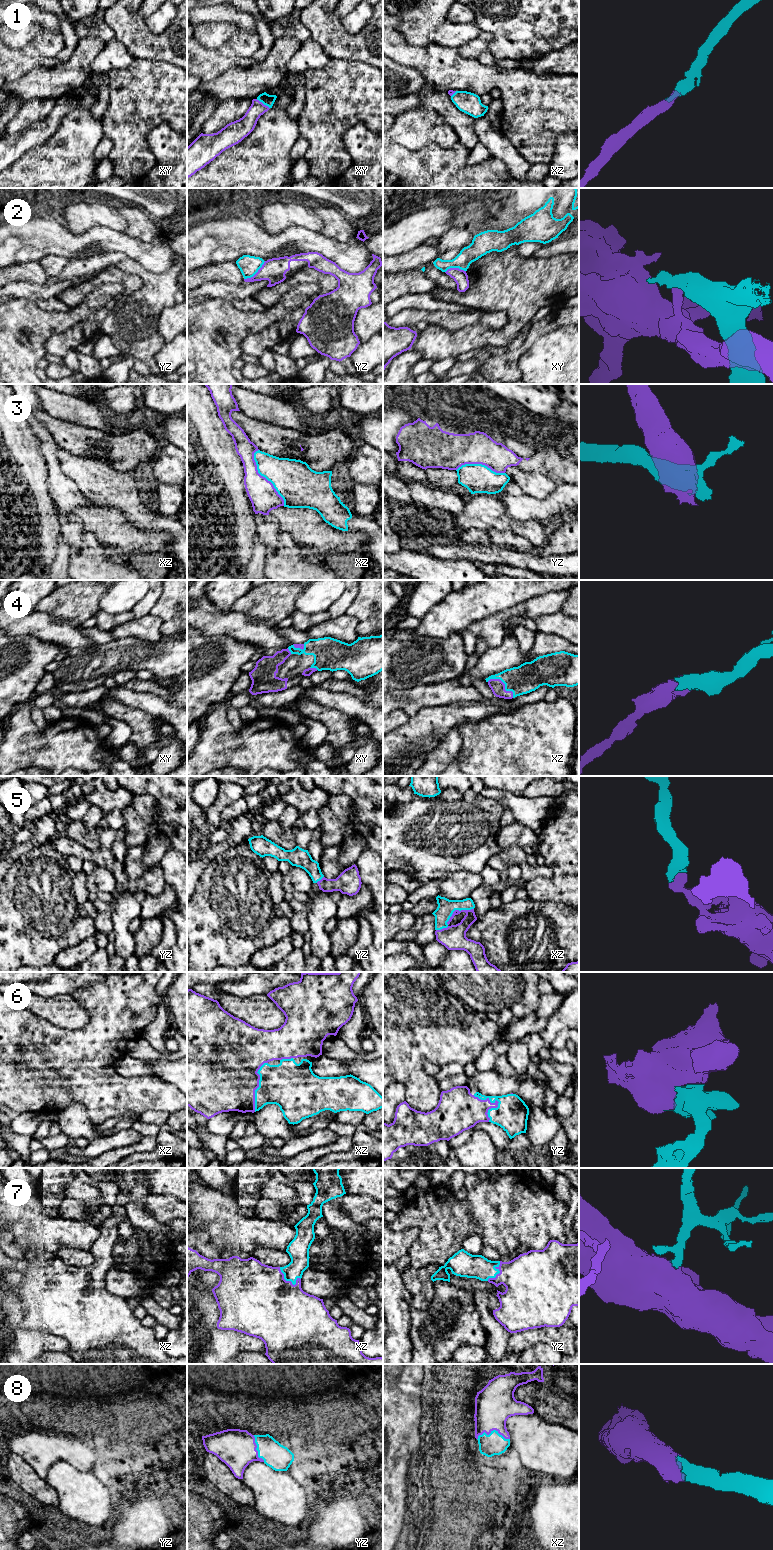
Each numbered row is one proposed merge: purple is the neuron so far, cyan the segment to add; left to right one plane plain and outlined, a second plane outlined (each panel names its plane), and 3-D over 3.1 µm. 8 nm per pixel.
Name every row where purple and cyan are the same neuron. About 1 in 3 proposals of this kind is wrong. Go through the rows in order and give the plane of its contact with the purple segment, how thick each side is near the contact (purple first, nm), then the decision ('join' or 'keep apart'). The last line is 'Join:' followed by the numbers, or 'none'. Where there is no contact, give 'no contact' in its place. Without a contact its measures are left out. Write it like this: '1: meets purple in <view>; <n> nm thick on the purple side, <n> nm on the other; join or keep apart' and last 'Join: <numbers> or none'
1: meets purple in xy; 150 nm thick on the purple side, 90 nm on the other; join
2: meets purple in yz; 190 nm thick on the purple side, 160 nm on the other; keep apart
3: meets purple in xz; 220 nm thick on the purple side, 320 nm on the other; keep apart
4: meets purple in xz; 110 nm thick on the purple side, 240 nm on the other; join
5: meets purple in xz; 200 nm thick on the purple side, 140 nm on the other; join
6: meets purple in yz; 260 nm thick on the purple side, 260 nm on the other; join
7: meets purple in xz; 500 nm thick on the purple side, 160 nm on the other; join
8: meets purple in xz; 320 nm thick on the purple side, 180 nm on the other; join
Join: 1, 4, 5, 6, 7, 8

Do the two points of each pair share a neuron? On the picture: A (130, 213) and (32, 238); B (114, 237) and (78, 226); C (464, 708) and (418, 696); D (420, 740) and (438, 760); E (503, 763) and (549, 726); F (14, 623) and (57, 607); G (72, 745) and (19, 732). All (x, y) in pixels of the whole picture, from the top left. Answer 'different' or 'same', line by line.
A: different
B: different
C: different
D: different
E: same
F: different
G: same

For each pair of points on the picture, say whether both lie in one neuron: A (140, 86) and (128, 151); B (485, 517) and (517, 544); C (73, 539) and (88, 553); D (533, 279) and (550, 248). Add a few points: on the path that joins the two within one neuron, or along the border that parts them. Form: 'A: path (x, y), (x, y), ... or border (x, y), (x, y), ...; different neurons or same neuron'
A: path (139, 102), (139, 127), (131, 135); same neuron
B: border (487, 529), (510, 530), (523, 536); different neurons
C: path (77, 540), (85, 549); same neuron
D: border (534, 255), (542, 258); different neurons

